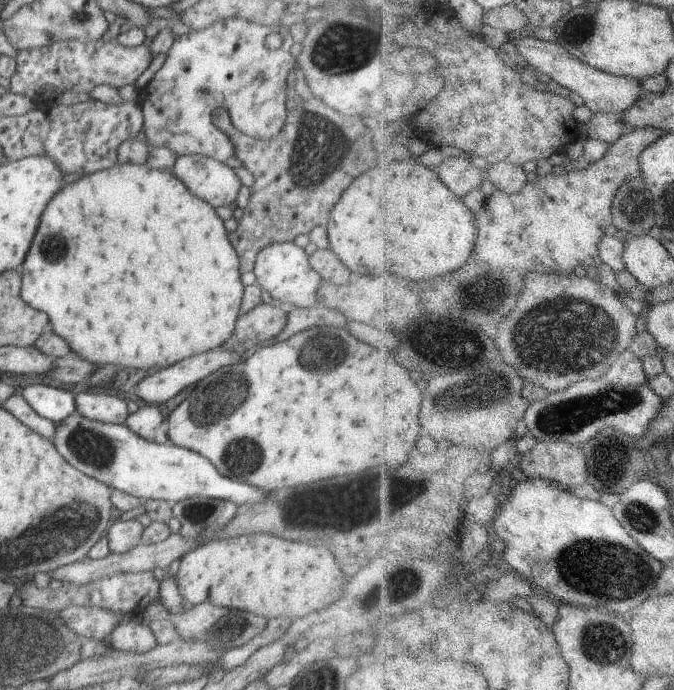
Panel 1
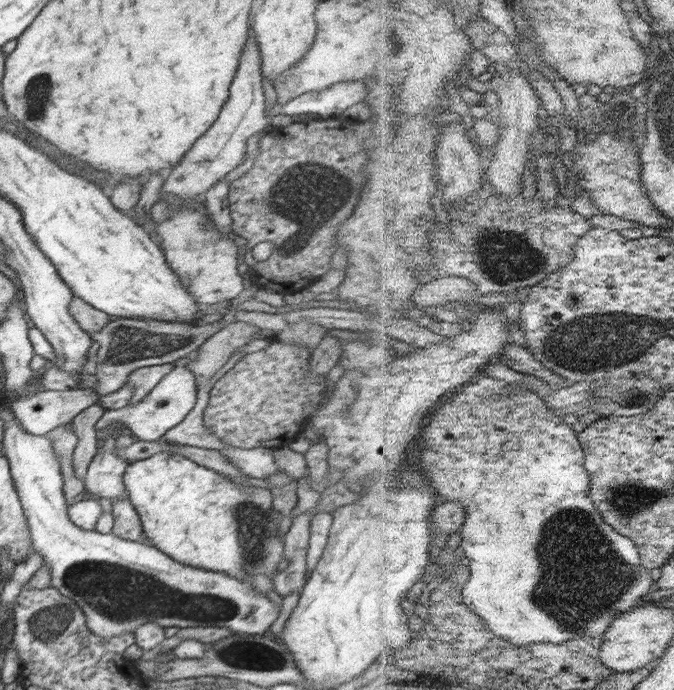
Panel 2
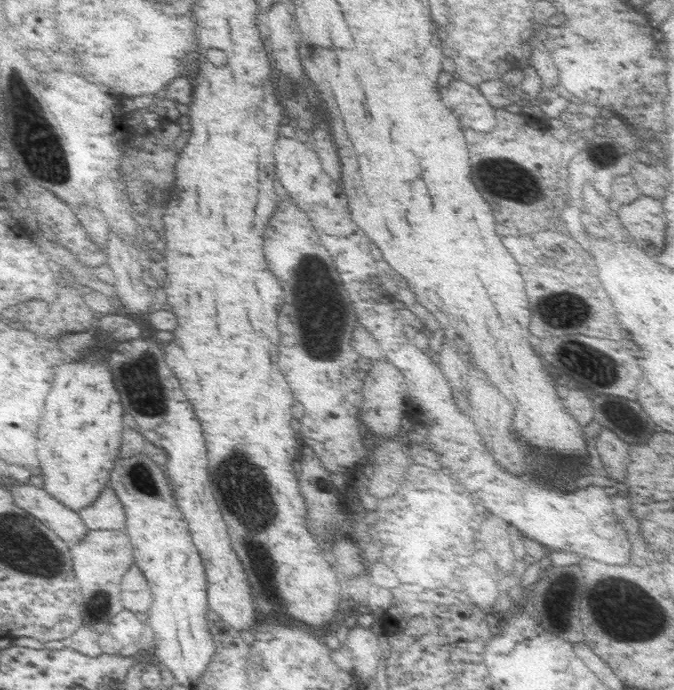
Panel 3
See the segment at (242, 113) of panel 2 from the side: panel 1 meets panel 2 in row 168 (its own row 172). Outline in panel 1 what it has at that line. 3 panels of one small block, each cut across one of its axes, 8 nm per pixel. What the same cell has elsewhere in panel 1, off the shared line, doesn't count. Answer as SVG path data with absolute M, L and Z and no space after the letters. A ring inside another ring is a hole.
M184 155L176 159L172 174L181 180L186 188L200 200L207 202L212 208L218 206L230 206L235 202L235 198L240 190L240 180L236 177L233 170L225 163L203 157L202 155Z

